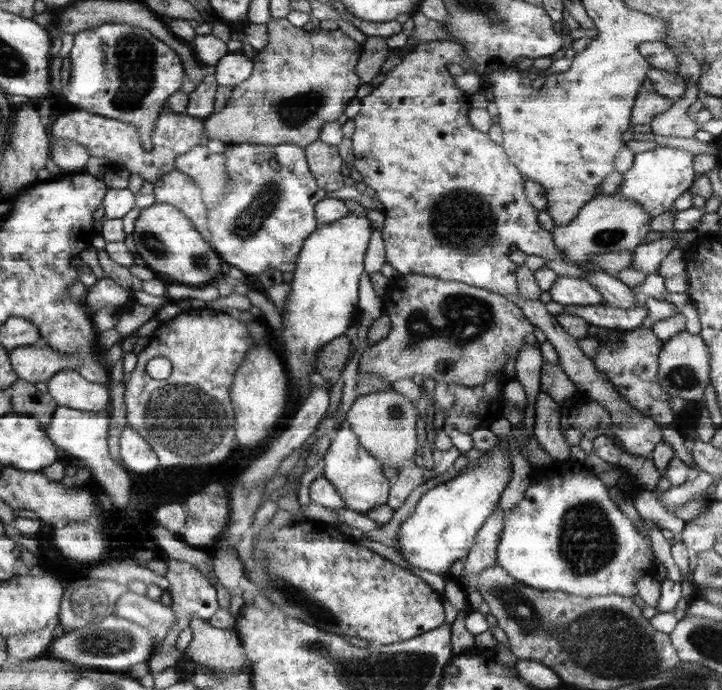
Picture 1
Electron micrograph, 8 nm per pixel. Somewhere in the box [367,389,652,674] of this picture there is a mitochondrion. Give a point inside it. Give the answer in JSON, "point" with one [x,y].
{"point":[588,542]}

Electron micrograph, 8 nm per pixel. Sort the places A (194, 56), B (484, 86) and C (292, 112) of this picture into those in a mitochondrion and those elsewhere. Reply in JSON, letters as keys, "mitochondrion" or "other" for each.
{"A":"other","B":"other","C":"mitochondrion"}

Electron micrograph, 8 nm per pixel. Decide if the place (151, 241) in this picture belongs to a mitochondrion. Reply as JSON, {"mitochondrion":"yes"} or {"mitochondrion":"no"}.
{"mitochondrion":"yes"}

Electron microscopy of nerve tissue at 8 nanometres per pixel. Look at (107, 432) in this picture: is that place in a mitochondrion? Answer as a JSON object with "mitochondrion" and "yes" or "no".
{"mitochondrion":"no"}

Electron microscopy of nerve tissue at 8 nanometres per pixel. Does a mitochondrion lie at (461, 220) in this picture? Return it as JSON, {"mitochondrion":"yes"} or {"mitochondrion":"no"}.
{"mitochondrion":"yes"}

